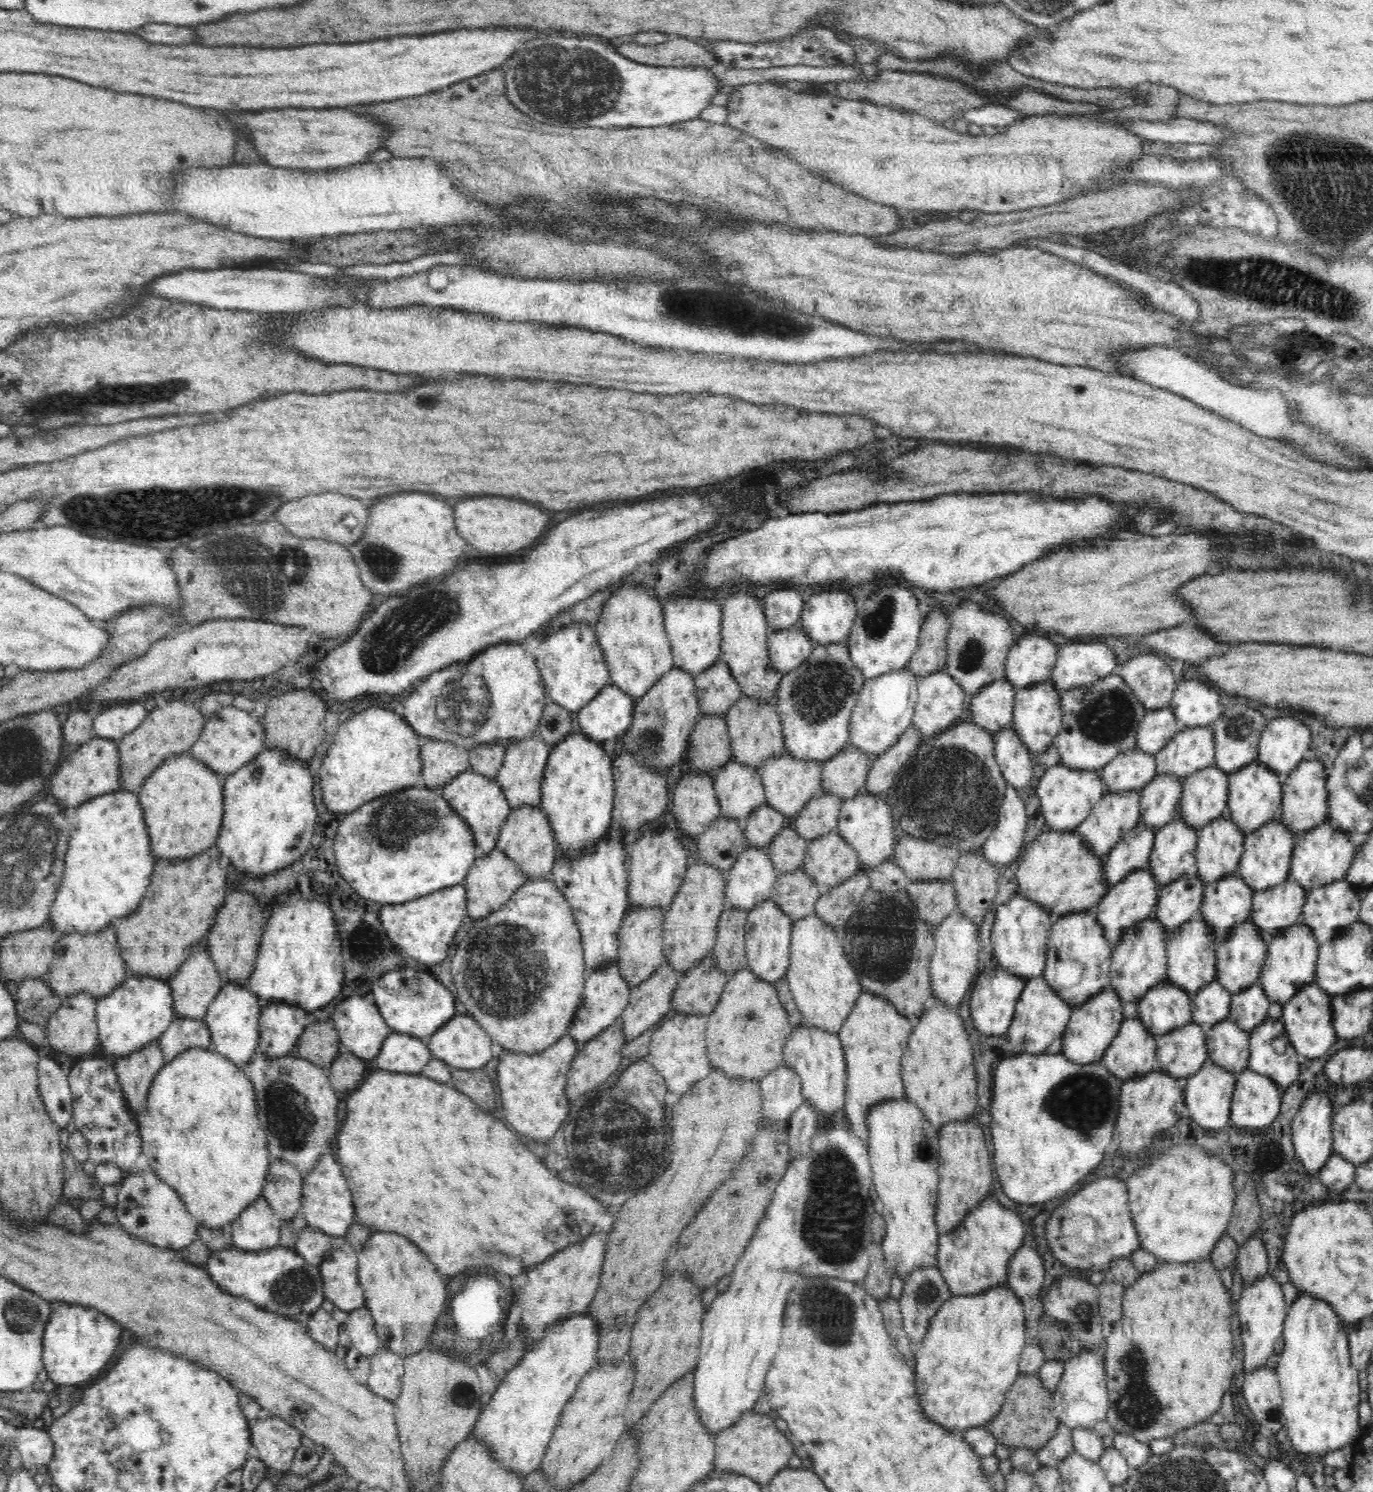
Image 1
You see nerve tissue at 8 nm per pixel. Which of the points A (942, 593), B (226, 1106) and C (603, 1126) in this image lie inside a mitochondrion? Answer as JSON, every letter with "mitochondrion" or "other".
{"A":"other","B":"other","C":"mitochondrion"}

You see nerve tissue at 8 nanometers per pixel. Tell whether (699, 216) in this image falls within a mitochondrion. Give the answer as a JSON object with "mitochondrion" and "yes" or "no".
{"mitochondrion":"no"}

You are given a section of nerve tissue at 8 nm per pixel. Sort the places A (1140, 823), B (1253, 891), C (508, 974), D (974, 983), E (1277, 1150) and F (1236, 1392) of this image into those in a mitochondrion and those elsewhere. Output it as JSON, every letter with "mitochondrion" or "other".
{"A":"other","B":"other","C":"mitochondrion","D":"other","E":"mitochondrion","F":"other"}

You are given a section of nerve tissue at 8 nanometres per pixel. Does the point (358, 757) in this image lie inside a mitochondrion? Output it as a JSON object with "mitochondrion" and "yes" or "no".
{"mitochondrion":"no"}

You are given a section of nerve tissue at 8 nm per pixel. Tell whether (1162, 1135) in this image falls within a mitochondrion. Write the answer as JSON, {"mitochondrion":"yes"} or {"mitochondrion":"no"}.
{"mitochondrion":"no"}

